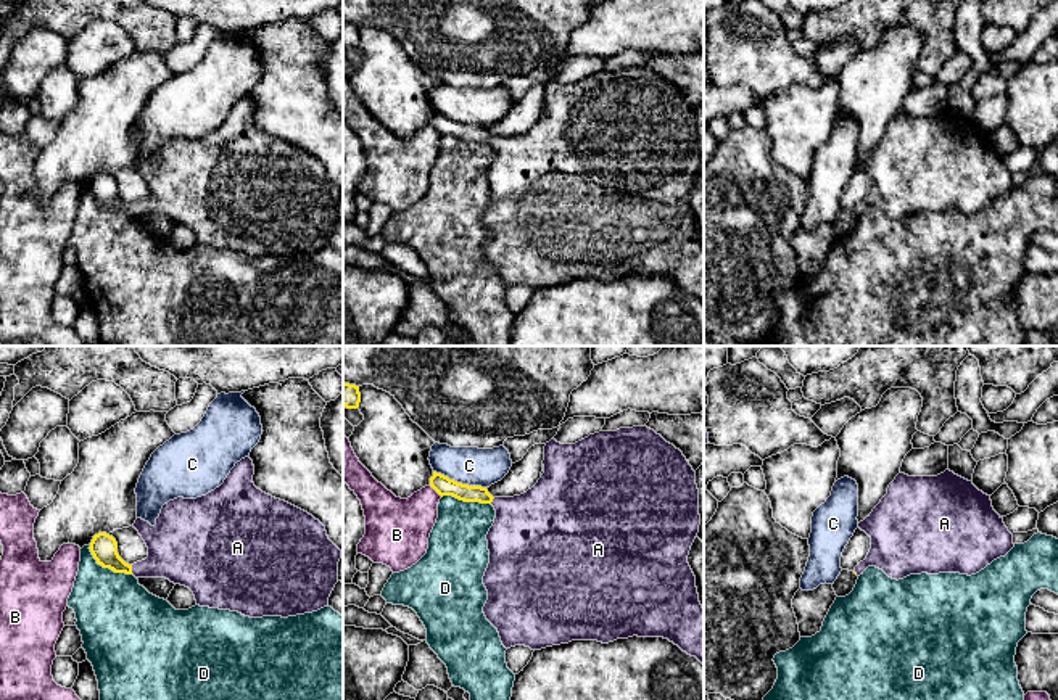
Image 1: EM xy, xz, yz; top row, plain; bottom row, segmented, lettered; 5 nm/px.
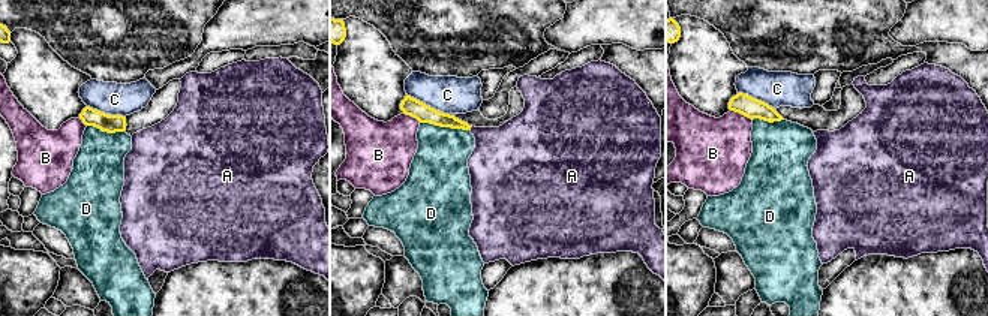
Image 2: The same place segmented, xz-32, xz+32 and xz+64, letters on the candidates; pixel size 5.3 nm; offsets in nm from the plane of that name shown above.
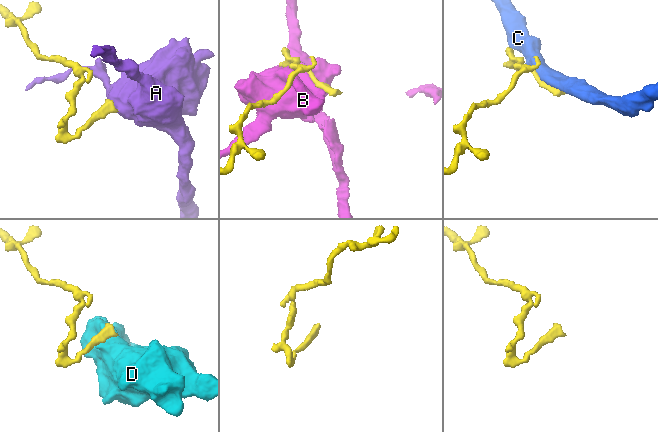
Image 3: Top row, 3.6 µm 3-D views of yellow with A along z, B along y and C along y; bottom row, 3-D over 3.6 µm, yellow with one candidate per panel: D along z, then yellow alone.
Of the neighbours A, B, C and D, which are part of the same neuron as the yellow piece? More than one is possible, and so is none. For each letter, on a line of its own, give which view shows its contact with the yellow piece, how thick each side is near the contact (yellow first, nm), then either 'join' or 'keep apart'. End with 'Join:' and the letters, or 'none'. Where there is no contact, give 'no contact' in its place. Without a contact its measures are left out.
A: xy | 140/280 nm | keep apart
B: xz | 90/280 nm | keep apart
C: xz | 90/190 nm | keep apart
D: xy | 140/380 nm | keep apart
Join: none

